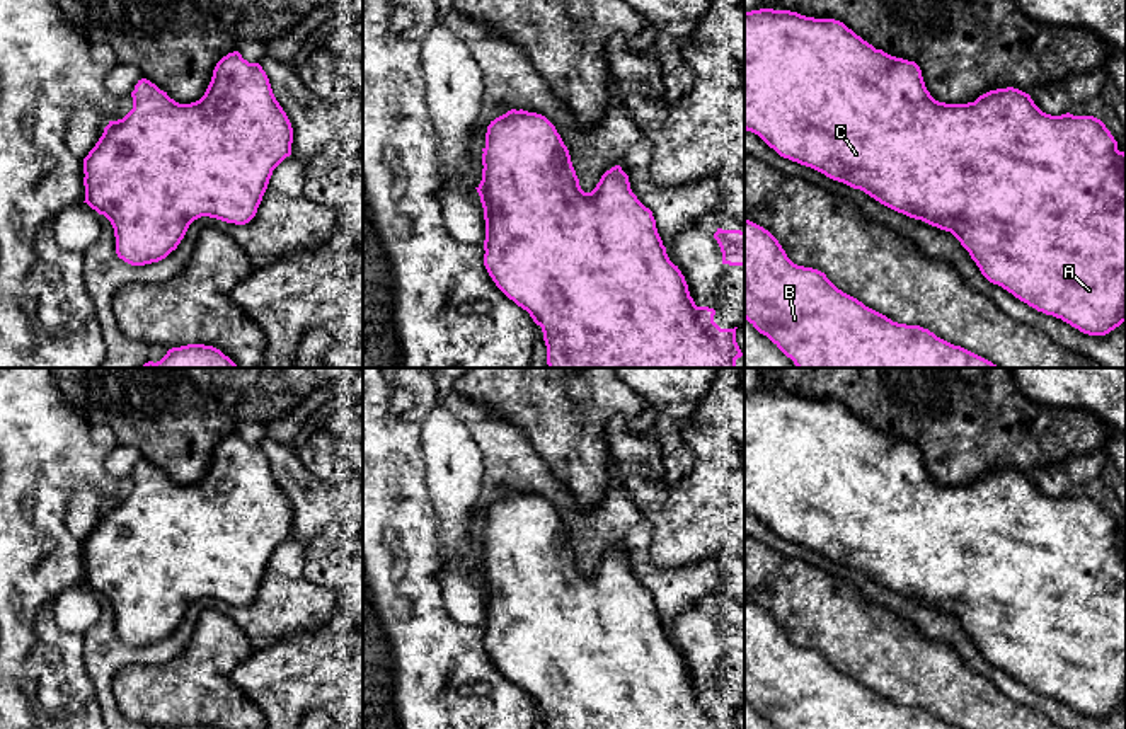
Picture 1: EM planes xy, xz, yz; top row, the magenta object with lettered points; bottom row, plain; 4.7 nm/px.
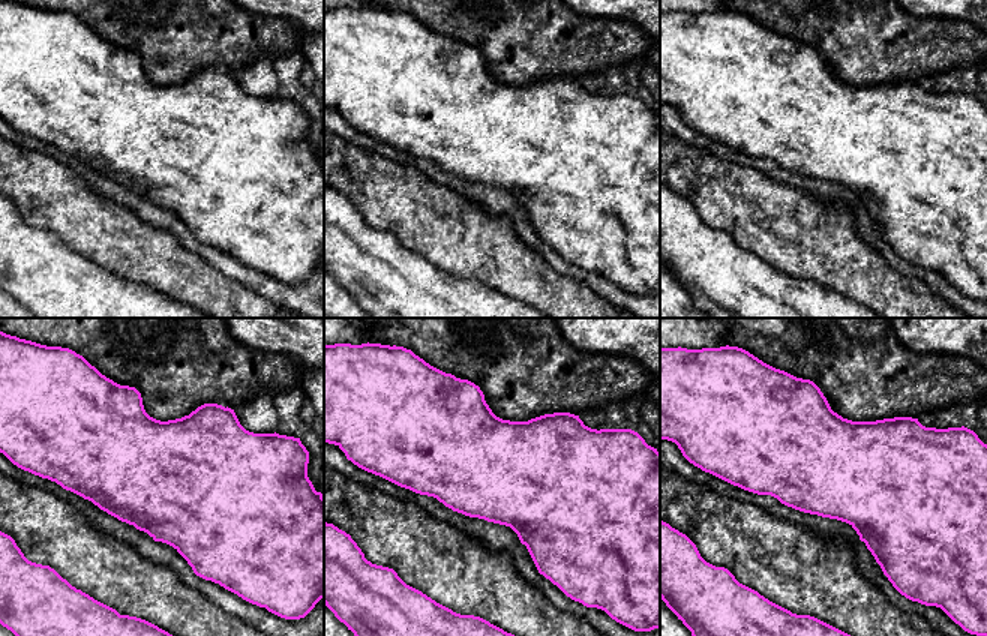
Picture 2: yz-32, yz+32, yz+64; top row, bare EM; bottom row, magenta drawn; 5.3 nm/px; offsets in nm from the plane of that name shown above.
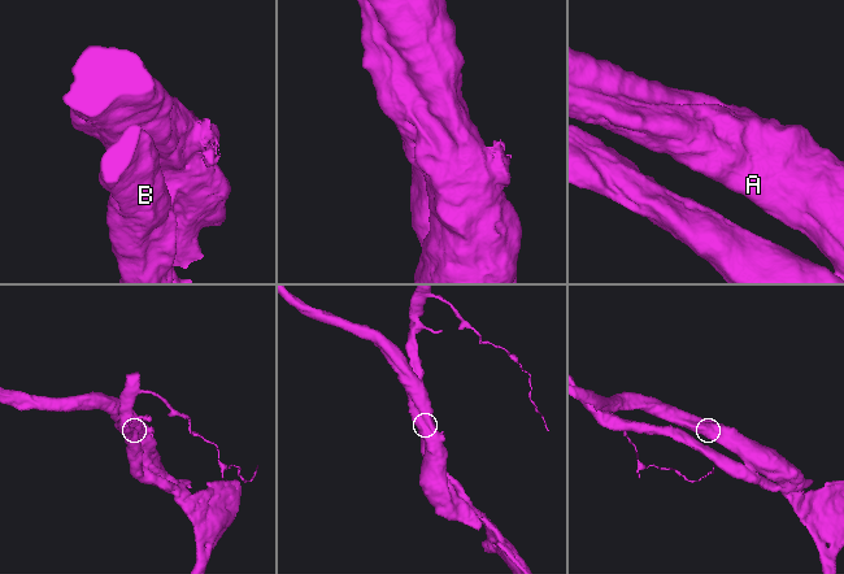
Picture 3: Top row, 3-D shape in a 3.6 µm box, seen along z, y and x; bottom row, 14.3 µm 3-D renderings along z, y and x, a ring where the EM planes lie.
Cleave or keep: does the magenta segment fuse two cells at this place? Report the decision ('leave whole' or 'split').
leave whole

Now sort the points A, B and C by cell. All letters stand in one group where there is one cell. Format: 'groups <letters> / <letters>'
groups A B C

